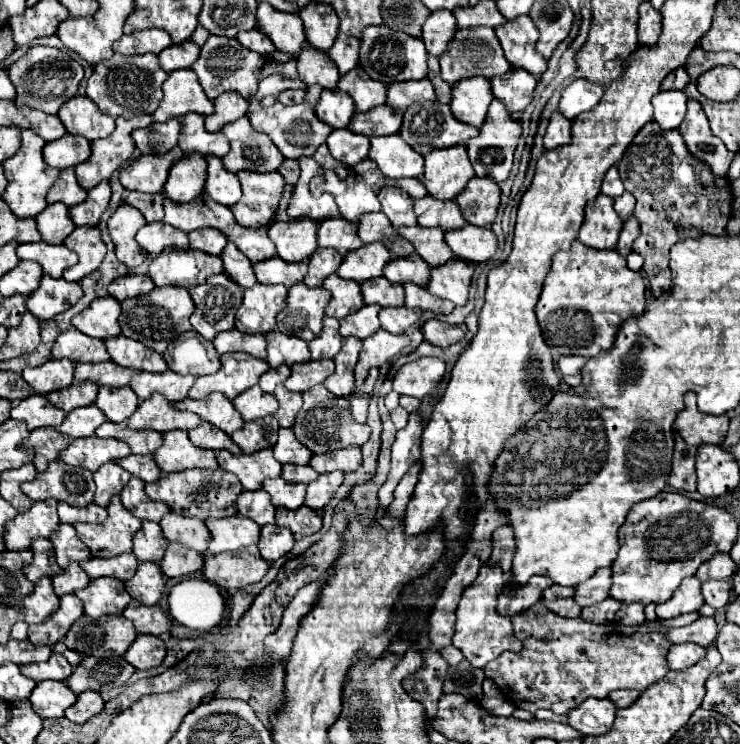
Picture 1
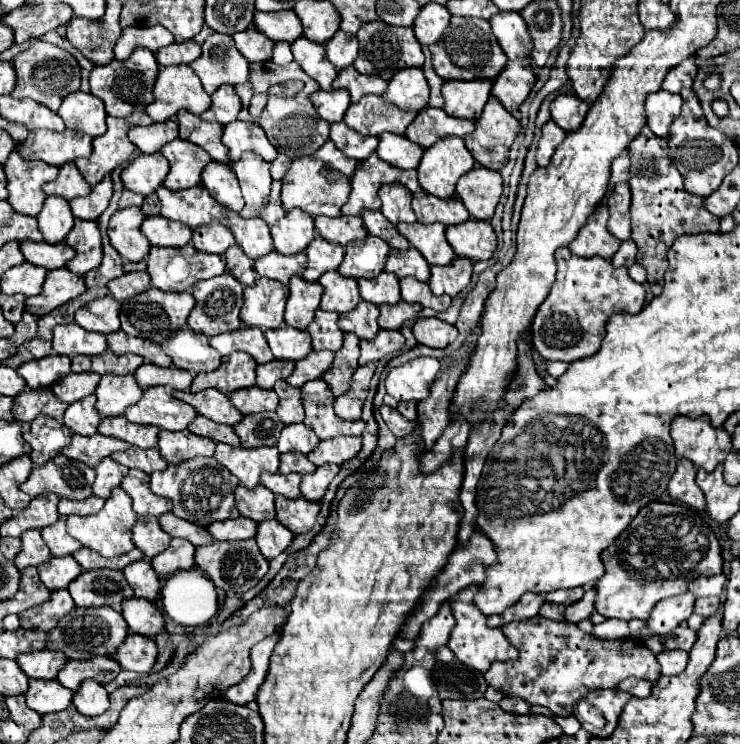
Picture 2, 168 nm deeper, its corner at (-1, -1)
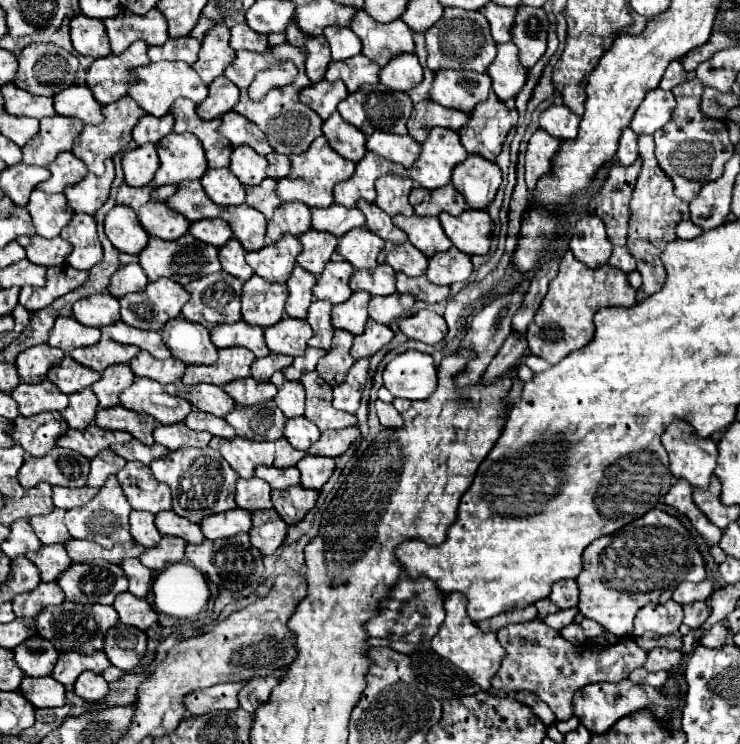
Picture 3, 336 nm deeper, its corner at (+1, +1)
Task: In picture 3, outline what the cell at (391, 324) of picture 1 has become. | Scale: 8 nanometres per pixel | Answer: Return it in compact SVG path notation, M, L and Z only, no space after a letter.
M396 291L394 295L388 295L388 297L372 297L368 311L376 323L390 325L392 321L398 321L398 319L410 315L414 303L416 303L416 299L412 295Z

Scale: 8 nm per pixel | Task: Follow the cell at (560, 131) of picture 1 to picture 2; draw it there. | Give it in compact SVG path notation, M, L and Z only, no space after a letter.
M548 121L542 127L542 137L540 137L538 149L536 149L536 163L538 163L538 167L548 167L552 153L564 141L564 137L566 137L566 133L552 121Z

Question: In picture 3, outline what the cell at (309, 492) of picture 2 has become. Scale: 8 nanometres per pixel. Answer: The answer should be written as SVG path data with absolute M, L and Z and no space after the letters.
M306 455L302 461L298 461L296 467L302 473L302 487L320 491L322 485L330 479L330 475L334 471L334 459Z

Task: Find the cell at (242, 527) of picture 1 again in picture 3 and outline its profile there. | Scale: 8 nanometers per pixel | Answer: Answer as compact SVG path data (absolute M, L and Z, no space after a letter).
M232 509L226 513L210 515L202 523L202 533L206 539L228 539L238 533L250 531L252 527L252 513L246 509Z

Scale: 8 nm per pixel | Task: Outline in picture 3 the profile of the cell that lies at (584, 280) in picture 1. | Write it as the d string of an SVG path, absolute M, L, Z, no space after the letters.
M570 251L562 255L562 263L558 267L558 275L550 281L548 293L542 299L542 307L534 321L528 327L526 341L532 355L546 359L548 363L558 363L570 351L588 345L594 337L594 315L602 307L632 307L636 303L636 289L628 283L628 275L624 271L614 271L614 267L582 267Z

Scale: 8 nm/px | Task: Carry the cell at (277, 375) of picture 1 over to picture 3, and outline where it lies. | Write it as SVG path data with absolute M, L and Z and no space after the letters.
M270 353L268 357L256 359L256 361L252 363L252 377L254 377L258 383L266 383L266 381L270 381L270 377L272 377L276 371L284 371L290 363L292 363L292 357Z

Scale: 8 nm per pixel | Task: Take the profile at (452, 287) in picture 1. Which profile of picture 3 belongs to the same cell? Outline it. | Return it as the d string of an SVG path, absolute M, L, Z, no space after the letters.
M452 247L446 253L430 257L430 267L426 271L426 277L434 285L452 285L458 281L468 281L470 273L472 273L470 255Z

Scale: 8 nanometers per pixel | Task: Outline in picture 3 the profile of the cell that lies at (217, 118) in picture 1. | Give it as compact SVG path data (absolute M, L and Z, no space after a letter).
M218 77L214 83L210 83L208 97L196 105L196 113L206 121L218 119L226 111L232 111L232 107L238 103L238 95L240 91L234 83L230 83L230 79Z

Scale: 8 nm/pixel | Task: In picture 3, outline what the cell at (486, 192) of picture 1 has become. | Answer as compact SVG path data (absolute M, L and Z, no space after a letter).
M470 155L452 173L452 185L464 195L470 209L486 209L492 203L500 181L502 175L498 165L488 159L478 159L478 155Z

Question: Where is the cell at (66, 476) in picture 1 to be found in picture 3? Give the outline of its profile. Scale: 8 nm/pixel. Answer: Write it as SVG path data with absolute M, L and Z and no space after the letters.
M54 447L44 457L28 457L18 473L18 481L24 489L36 487L38 483L46 481L50 485L78 489L86 487L90 471L90 461L70 449Z

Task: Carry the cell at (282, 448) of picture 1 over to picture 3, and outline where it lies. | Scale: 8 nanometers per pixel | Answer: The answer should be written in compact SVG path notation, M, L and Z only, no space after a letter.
M296 417L296 419L288 419L286 427L284 427L284 437L290 441L290 445L294 445L296 449L306 451L312 443L316 443L320 439L320 431L318 427L314 427L306 417Z

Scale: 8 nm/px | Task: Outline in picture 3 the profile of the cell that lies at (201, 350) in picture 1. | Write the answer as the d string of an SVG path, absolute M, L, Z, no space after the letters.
M172 319L164 325L162 339L172 357L186 365L210 365L218 359L218 349L212 345L206 327L186 319Z

